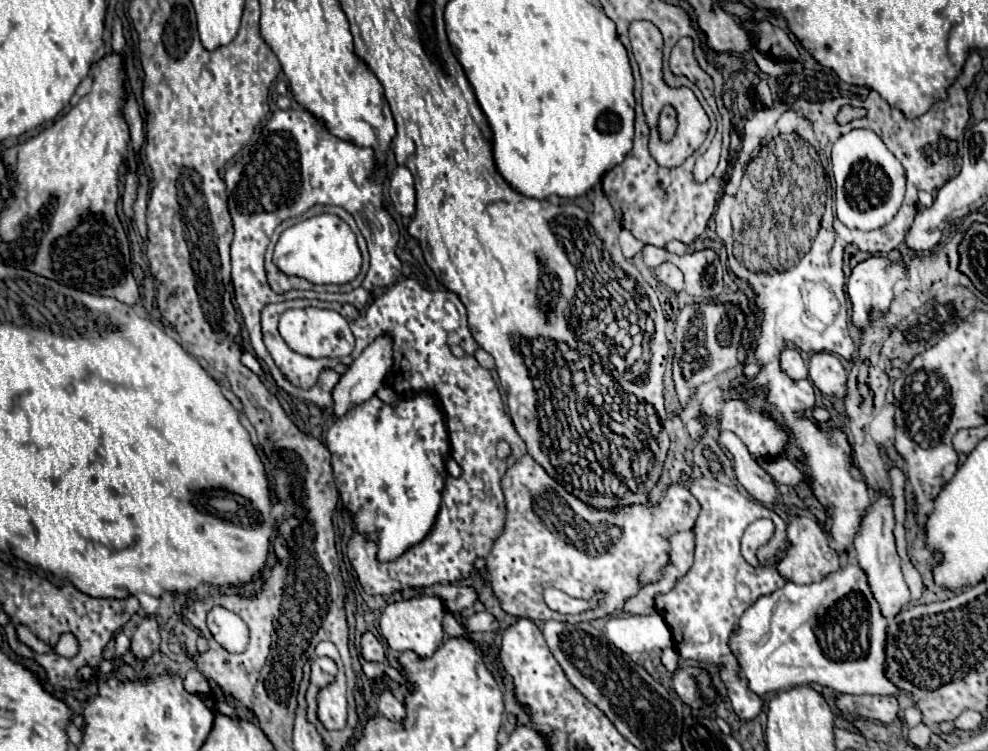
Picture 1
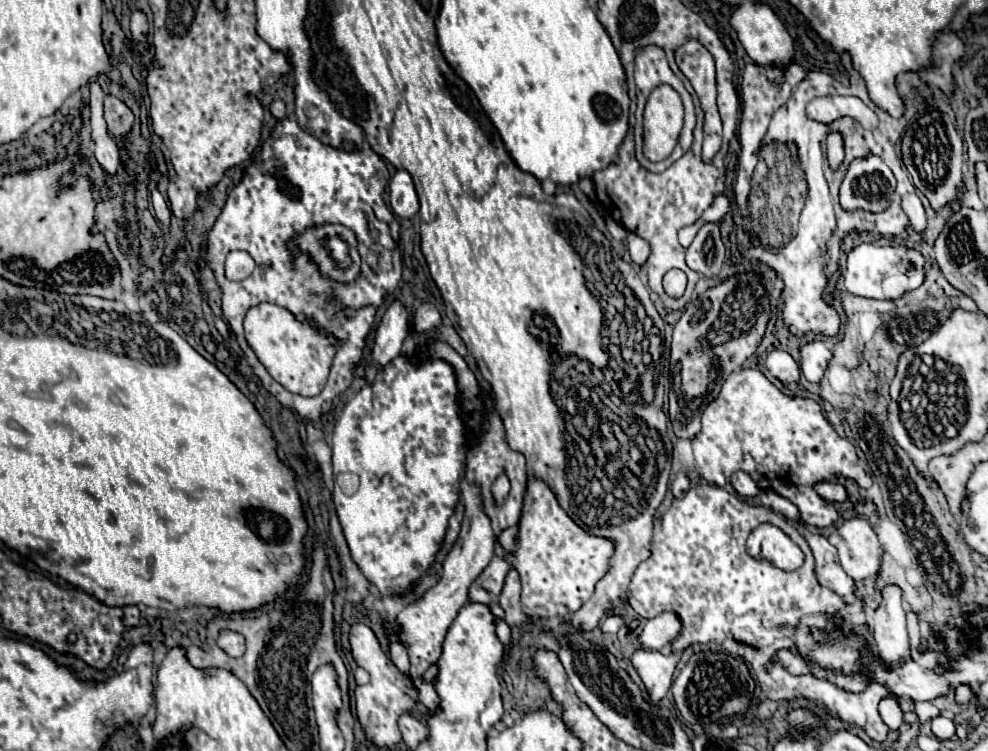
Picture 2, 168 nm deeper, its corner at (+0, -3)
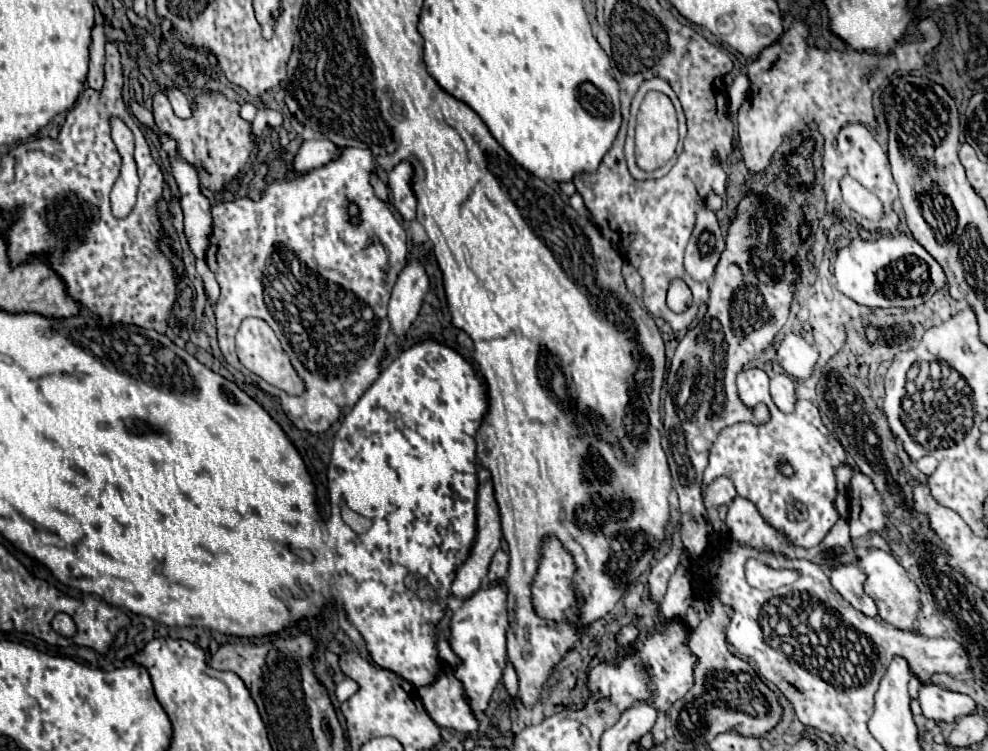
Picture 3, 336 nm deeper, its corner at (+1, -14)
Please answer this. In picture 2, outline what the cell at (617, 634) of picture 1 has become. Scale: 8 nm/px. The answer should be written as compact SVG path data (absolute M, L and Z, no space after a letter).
M664 611L664 615L652 617L644 623L640 641L646 649L662 649L666 643L672 643L680 635L680 619L676 619L676 613Z

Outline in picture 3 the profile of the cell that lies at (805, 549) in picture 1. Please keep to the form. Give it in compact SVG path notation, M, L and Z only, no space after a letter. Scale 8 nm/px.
M855 564L833 566L829 572L831 586L859 612L867 616L877 616L875 602L863 592L863 572Z

